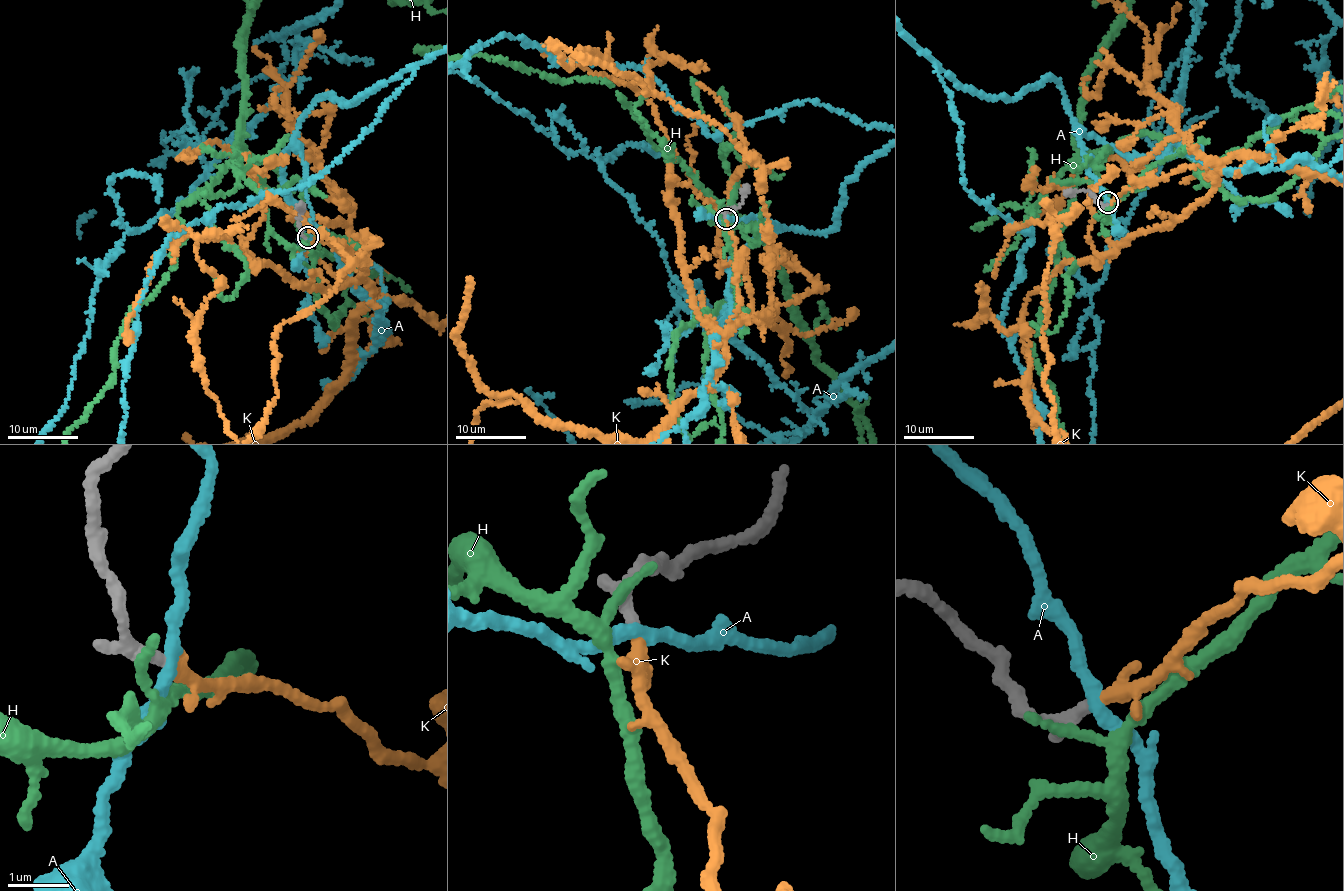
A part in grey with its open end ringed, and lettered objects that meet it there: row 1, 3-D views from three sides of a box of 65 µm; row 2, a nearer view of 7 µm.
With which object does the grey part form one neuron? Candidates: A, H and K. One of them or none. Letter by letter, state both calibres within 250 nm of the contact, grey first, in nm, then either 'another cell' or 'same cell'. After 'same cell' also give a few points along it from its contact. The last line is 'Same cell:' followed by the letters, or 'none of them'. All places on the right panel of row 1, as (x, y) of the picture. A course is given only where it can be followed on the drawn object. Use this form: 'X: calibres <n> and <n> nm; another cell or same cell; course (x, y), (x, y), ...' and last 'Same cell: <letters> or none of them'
A: calibres 200 and 200 nm; another cell
H: calibres 240 and 120 nm; another cell
K: calibres 200 and 220 nm; same cell
Same cell: K

